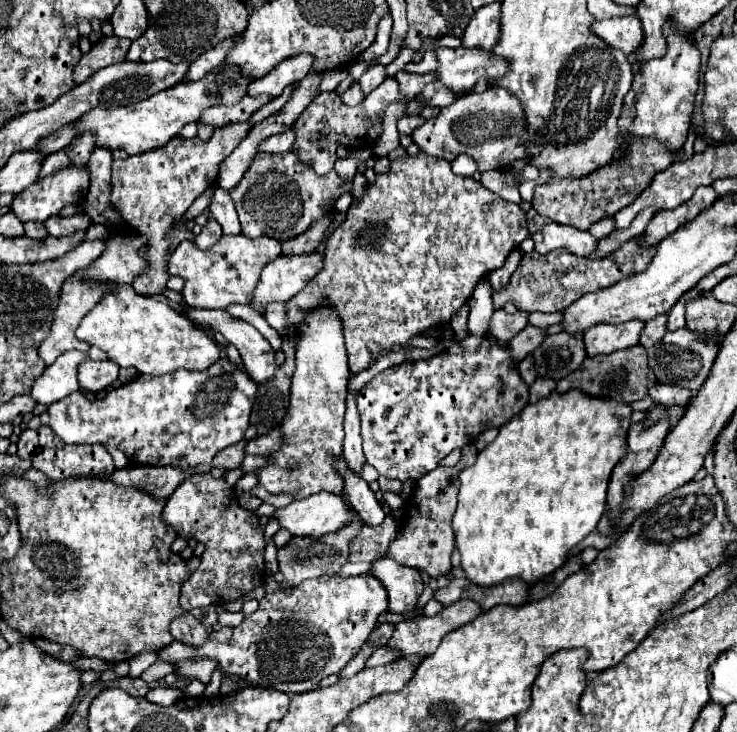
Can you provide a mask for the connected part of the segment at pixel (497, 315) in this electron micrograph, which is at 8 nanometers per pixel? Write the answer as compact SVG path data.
M496 310L490 318L488 334L492 334L498 342L510 342L526 324L528 324L528 312L524 310L518 310L514 314Z

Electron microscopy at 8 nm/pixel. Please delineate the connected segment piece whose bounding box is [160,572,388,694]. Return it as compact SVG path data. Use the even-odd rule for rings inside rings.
M370 572L348 578L342 578L338 574L324 574L324 578L302 582L296 588L278 588L276 580L268 578L264 590L266 594L260 600L260 608L234 628L234 636L228 644L206 640L204 646L192 648L174 640L168 648L160 650L160 660L178 662L196 656L210 656L218 660L224 674L236 676L246 684L254 684L260 688L274 688L286 694L300 694L318 688L322 678L340 672L358 654L360 646L364 646L368 634L374 630L378 616L388 608L388 596L384 584Z

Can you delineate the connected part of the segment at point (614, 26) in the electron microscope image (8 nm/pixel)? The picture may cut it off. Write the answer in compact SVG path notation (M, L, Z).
M636 16L600 20L600 22L594 22L592 30L602 40L606 40L612 48L622 50L624 54L632 54L632 50L636 50L636 46L640 46L640 42L644 38L642 22Z

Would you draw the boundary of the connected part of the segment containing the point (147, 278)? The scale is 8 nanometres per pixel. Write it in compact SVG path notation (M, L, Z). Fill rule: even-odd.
M238 122L236 126L216 128L212 138L206 142L200 140L198 136L194 138L176 136L158 150L150 150L144 154L128 156L126 160L112 162L112 204L128 222L130 228L150 238L150 248L146 252L146 260L150 262L150 266L132 284L132 288L138 294L154 296L160 294L162 288L166 288L166 280L170 278L164 260L166 252L172 252L182 240L193 241L196 237L193 232L186 230L184 224L180 224L174 232L170 232L170 228L178 220L182 220L192 202L214 184L220 162L228 154L232 154L232 150L244 140L244 136L248 136L250 130L252 130L250 122Z

